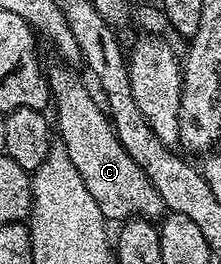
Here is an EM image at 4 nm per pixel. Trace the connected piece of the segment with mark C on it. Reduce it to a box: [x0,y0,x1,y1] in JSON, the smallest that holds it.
[48,65,164,224]

